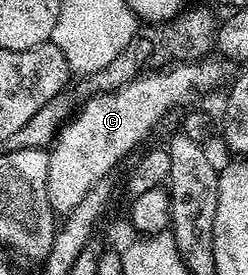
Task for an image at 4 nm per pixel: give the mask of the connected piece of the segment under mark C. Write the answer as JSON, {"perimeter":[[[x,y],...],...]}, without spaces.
{"perimeter":[[[202,59],[196,63],[178,63],[162,67],[156,71],[146,72],[129,81],[123,87],[112,89],[109,93],[92,94],[93,98],[70,119],[62,124],[55,134],[53,149],[48,150],[49,166],[47,167],[47,195],[54,214],[66,215],[83,200],[83,195],[94,187],[97,180],[110,176],[113,168],[172,111],[176,105],[181,105],[192,93],[208,94],[216,90],[217,85],[225,77],[225,69],[214,59]]]}

